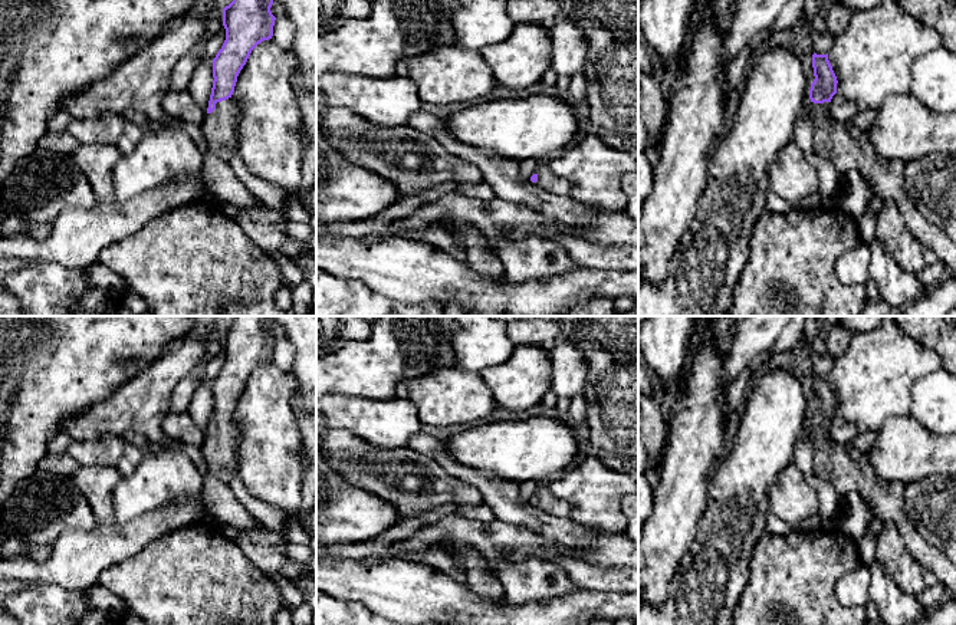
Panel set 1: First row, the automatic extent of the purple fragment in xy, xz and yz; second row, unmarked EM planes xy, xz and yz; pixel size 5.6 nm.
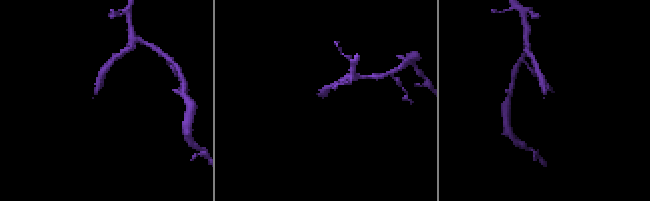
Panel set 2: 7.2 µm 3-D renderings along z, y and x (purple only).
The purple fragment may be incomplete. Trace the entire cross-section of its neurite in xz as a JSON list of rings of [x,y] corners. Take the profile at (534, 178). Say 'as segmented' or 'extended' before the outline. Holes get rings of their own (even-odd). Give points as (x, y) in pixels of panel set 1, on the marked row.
extended; [[[546,161],[541,162],[529,181],[559,197],[571,194],[571,184],[565,178],[553,175],[548,170]]]

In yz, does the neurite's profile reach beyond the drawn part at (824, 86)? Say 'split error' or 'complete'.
split error

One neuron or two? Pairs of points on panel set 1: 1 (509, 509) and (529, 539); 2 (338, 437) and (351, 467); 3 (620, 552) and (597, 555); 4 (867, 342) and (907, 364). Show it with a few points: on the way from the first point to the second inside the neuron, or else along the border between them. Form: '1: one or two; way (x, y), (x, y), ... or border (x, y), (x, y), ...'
1: two; border (495, 517), (506, 523), (526, 526), (552, 539)
2: one; way (339, 444), (351, 460)
3: one; way (614, 552), (603, 552)
4: one; way (877, 352), (886, 361), (897, 361)

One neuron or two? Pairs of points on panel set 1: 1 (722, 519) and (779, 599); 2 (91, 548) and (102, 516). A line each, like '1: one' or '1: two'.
1: two
2: two

